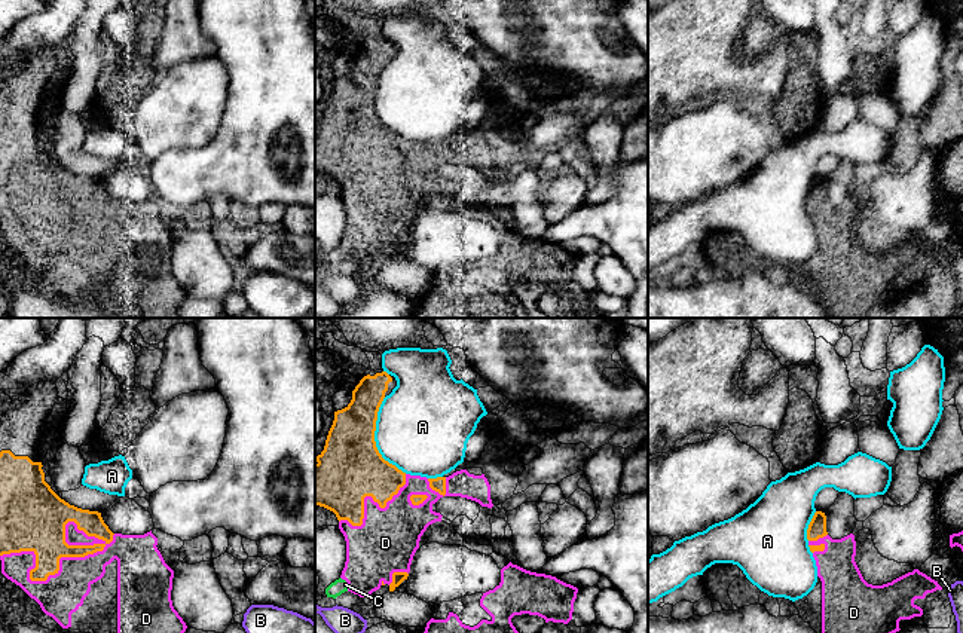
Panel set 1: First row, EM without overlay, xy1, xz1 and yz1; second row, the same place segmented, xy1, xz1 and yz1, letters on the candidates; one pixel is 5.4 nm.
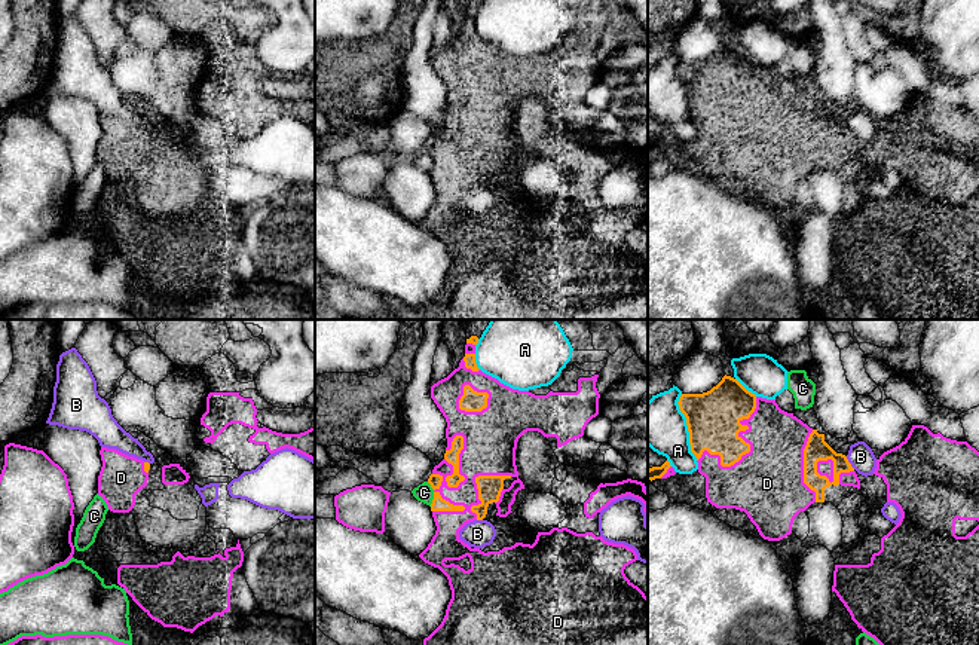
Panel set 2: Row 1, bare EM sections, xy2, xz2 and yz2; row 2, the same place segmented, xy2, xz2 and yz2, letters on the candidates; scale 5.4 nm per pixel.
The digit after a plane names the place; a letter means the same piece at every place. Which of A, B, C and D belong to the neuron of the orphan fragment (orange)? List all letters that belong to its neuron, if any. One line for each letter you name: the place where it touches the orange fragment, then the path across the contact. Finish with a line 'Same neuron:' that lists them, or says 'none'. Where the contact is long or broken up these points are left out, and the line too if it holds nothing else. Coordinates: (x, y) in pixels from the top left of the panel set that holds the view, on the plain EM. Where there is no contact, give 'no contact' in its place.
D: contact xy1 (49, 241)
Same neuron: D

